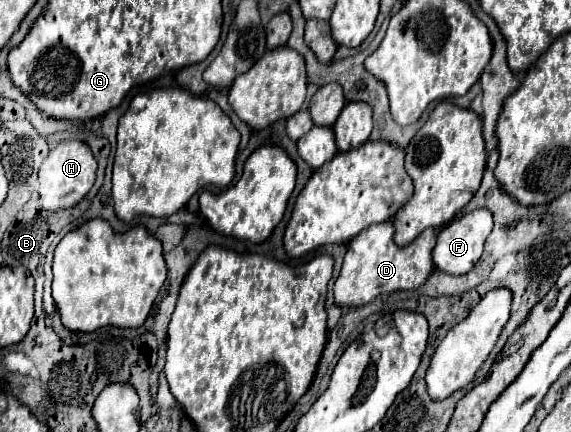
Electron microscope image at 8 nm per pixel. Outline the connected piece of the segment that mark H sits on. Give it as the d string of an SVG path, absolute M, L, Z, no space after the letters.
M78 140L60 142L54 150L50 150L48 158L40 166L40 178L38 178L40 202L46 210L72 208L90 192L94 180L96 180L96 158L88 148L88 144Z

